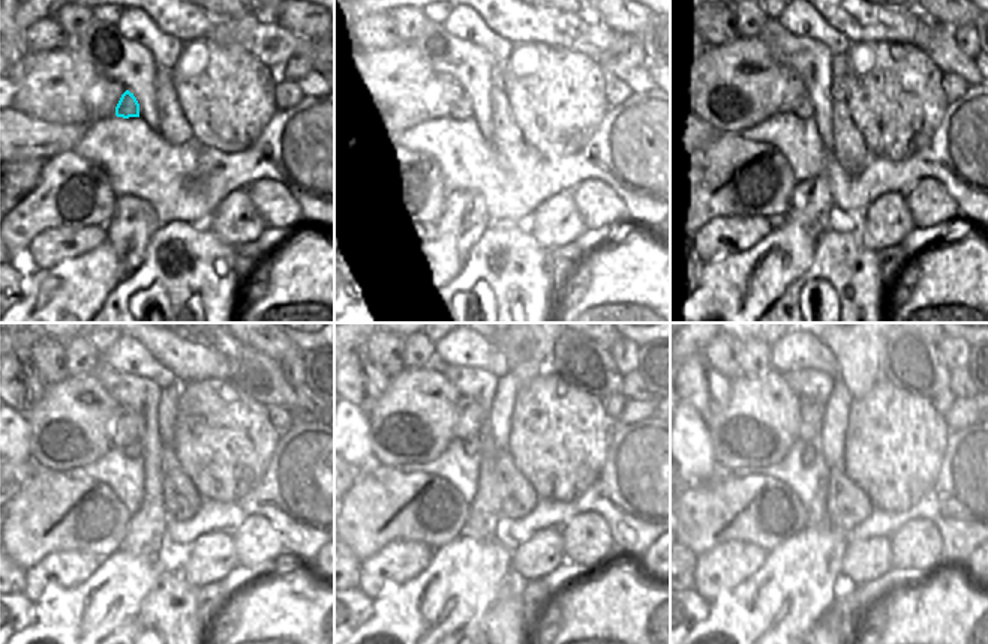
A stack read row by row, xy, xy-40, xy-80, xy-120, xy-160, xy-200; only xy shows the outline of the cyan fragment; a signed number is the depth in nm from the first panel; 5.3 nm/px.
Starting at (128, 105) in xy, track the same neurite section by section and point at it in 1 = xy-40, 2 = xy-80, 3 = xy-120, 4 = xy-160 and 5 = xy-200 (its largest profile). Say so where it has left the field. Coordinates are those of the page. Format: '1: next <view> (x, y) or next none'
1: next xy-40 (462, 110)
2: next xy-80 (804, 108)
3: next xy-120 (135, 448)
4: next xy-160 (473, 446)
5: next xy-200 (813, 445)

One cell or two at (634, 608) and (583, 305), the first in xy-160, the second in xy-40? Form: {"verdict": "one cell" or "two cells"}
{"verdict": "one cell"}

